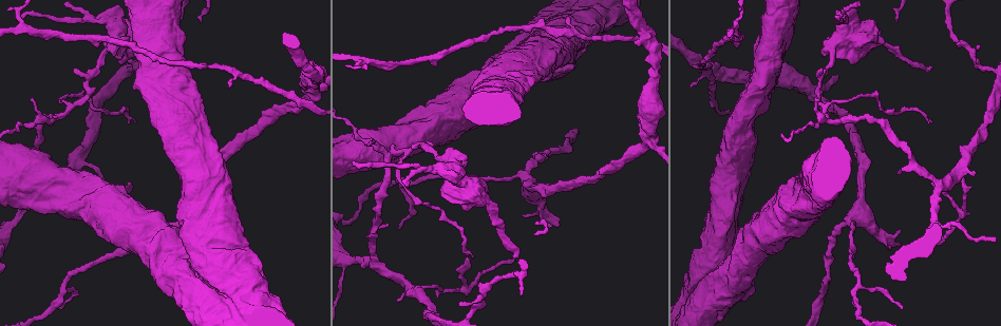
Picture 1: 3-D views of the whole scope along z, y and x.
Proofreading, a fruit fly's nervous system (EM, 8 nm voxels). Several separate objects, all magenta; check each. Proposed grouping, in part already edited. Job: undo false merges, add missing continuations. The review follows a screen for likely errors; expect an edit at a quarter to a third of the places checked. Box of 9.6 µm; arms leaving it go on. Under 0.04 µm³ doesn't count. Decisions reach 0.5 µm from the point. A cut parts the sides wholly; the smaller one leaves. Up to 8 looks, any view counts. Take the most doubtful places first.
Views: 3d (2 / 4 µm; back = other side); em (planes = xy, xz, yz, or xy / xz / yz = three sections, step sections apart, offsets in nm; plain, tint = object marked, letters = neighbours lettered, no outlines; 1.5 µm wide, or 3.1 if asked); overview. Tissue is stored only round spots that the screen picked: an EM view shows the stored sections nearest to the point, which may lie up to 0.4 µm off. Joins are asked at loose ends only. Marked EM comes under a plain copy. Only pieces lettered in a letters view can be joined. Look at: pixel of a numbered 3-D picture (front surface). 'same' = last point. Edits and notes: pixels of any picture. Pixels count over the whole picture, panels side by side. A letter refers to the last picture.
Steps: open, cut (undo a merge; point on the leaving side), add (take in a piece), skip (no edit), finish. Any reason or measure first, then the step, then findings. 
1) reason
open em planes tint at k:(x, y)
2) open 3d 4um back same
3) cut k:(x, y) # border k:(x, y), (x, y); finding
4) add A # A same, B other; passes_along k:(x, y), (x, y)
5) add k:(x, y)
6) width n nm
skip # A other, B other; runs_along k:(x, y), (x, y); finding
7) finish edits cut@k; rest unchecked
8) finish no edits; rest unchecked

thin end
open em yz step 8 letters at 1:(930, 67)

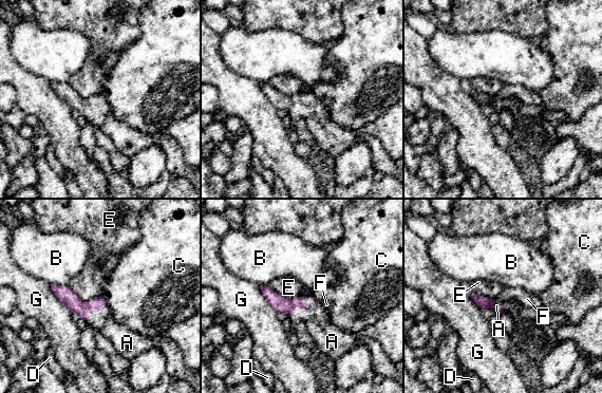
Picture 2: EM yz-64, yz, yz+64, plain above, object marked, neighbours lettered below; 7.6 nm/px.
add A # A same, B other, C other, D other, E other, F other, G other; passes_along 2:(281, 304), (301, 309), (315, 317); the cell continues

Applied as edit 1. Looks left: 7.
see it whole again
open overview

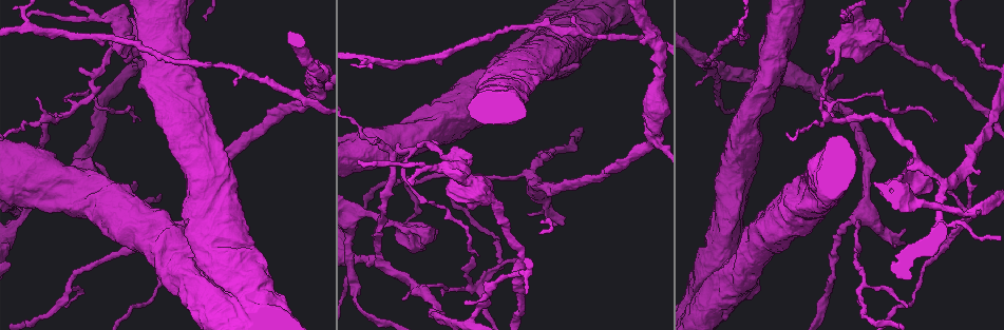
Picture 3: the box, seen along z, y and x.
tapers out
open em planes letters at 3:(574, 17)

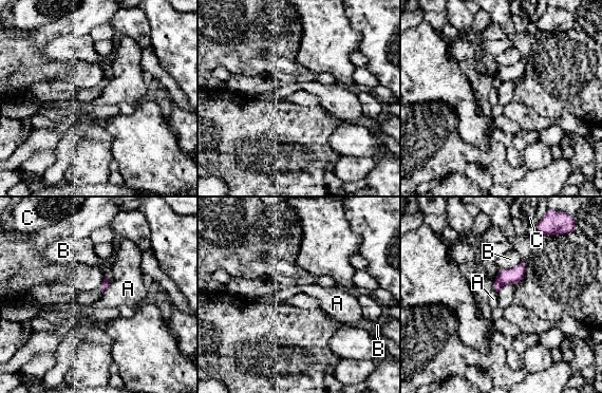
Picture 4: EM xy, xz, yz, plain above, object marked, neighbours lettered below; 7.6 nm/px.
longest_contact B 190 nm
skip # A other, B other, C other; none of them fits

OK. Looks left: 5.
three arms meet
open 3d 4um at 3:(742, 29)

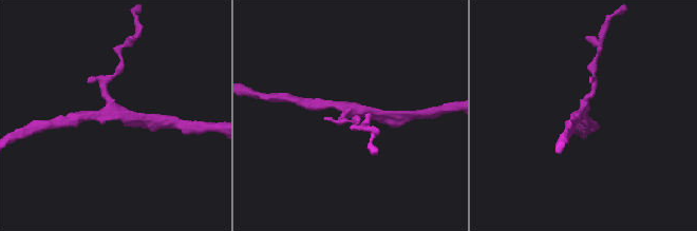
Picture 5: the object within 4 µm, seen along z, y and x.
arms 3; now the EM
open em planes tint at 5:(354, 110)

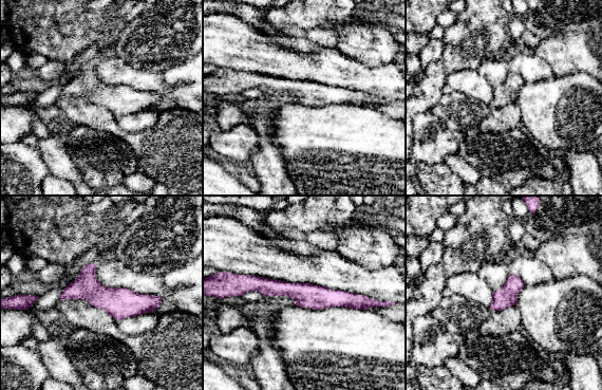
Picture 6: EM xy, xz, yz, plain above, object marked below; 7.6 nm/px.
open em planes letters same

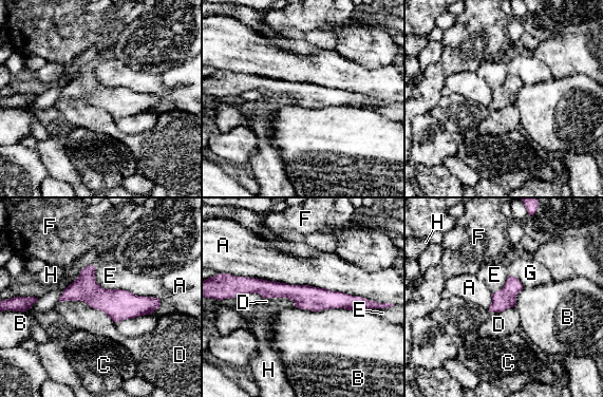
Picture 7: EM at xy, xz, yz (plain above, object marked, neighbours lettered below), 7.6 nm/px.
skip # A other, B other, C other, D other, E other, F other, G other, H other; runs_along 7:(241, 287), (366, 304); continuous, no second cell

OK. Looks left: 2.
finish edits add@2; rest unchecked

